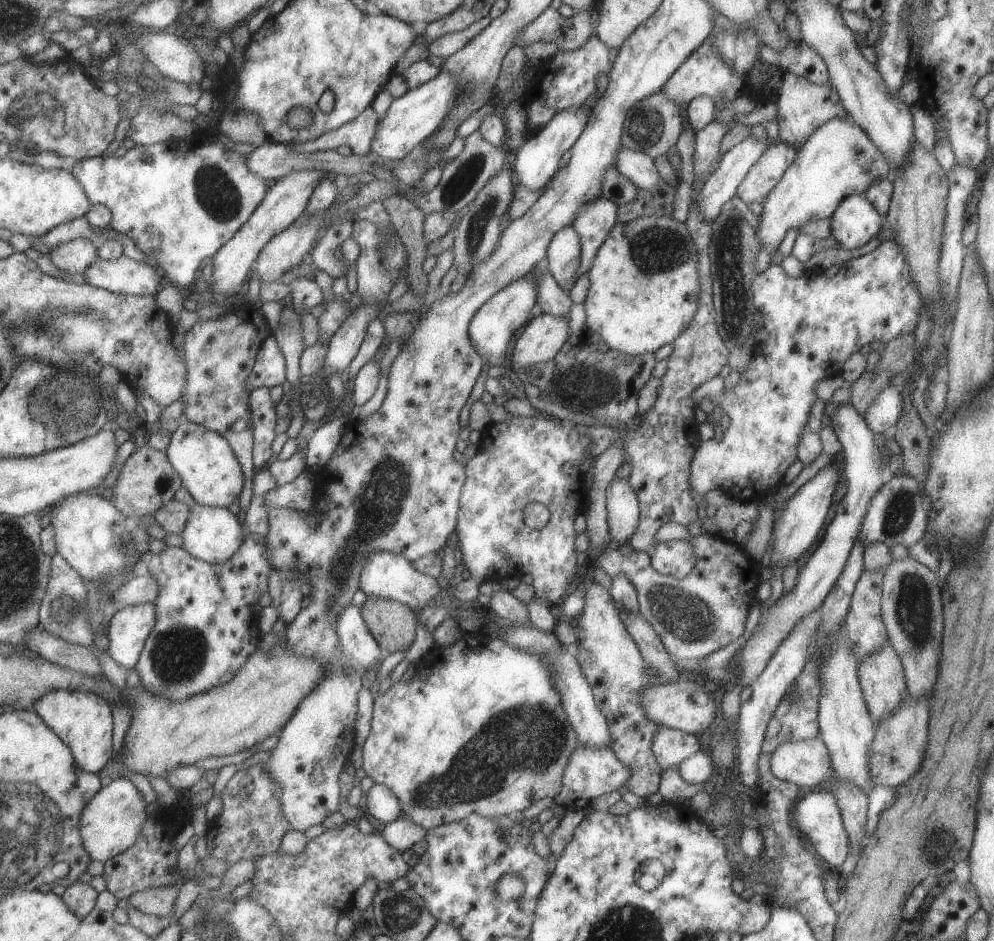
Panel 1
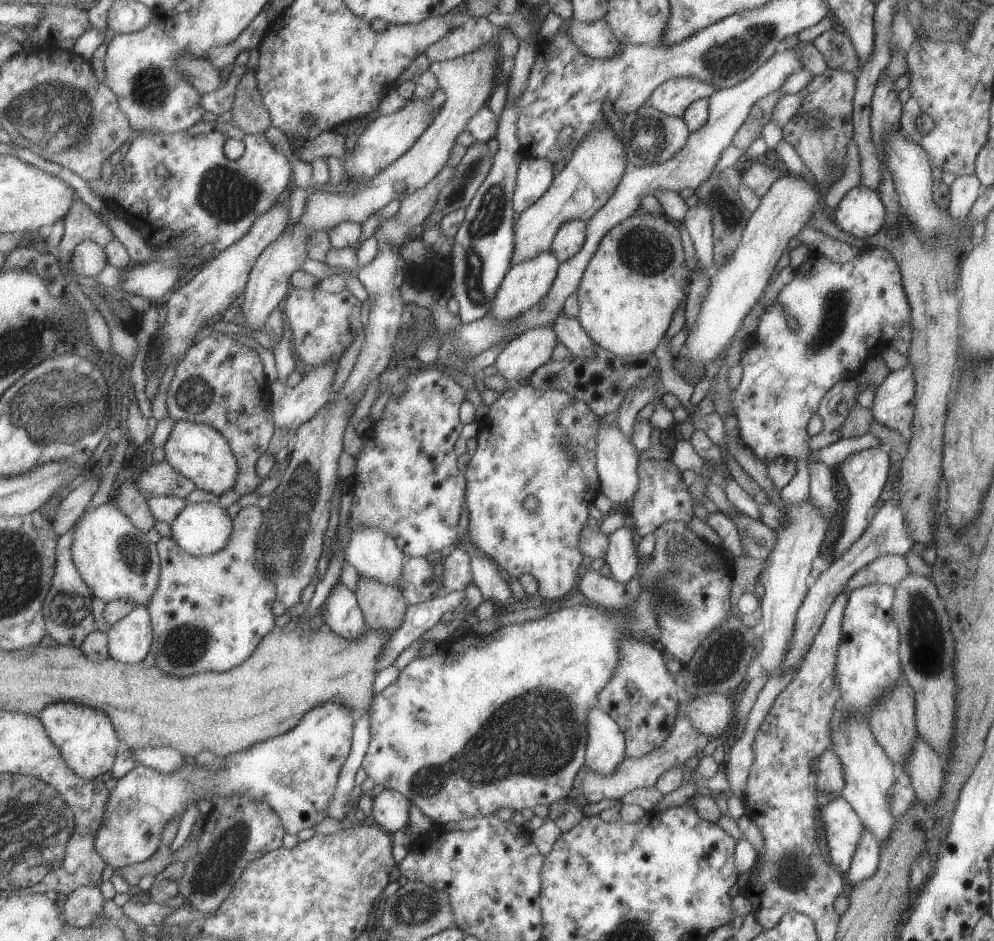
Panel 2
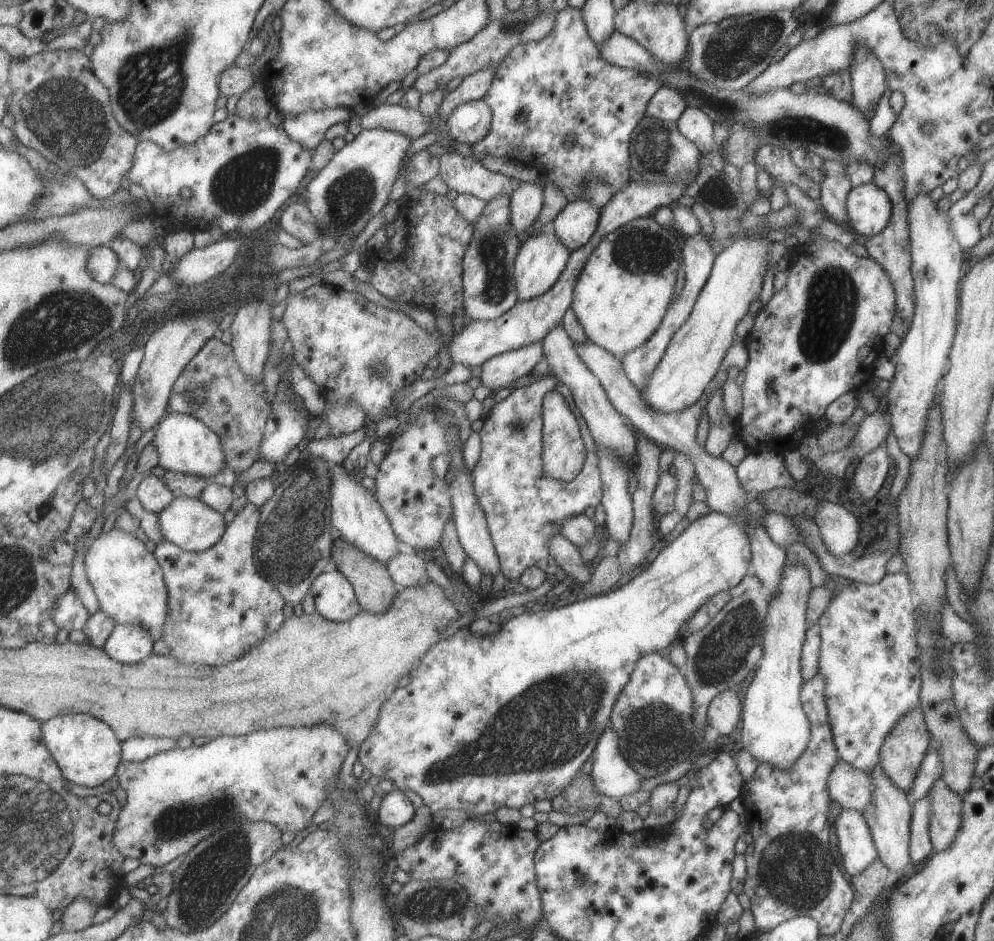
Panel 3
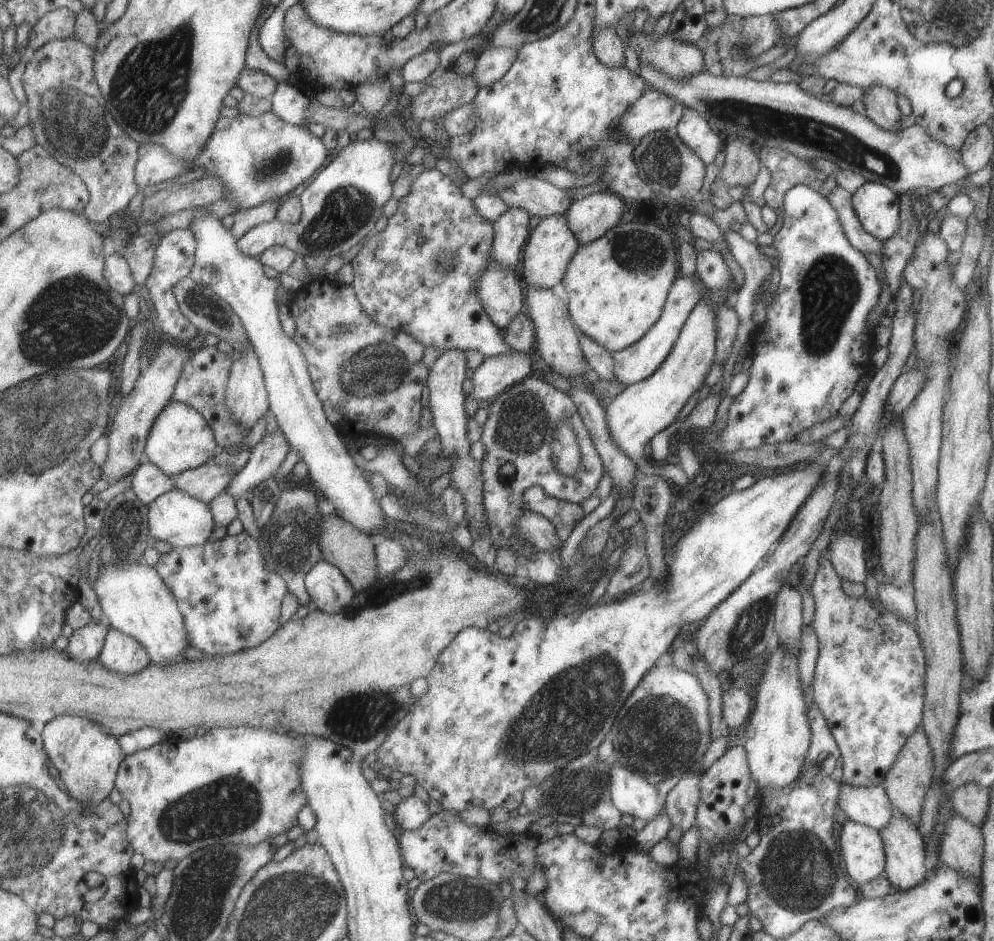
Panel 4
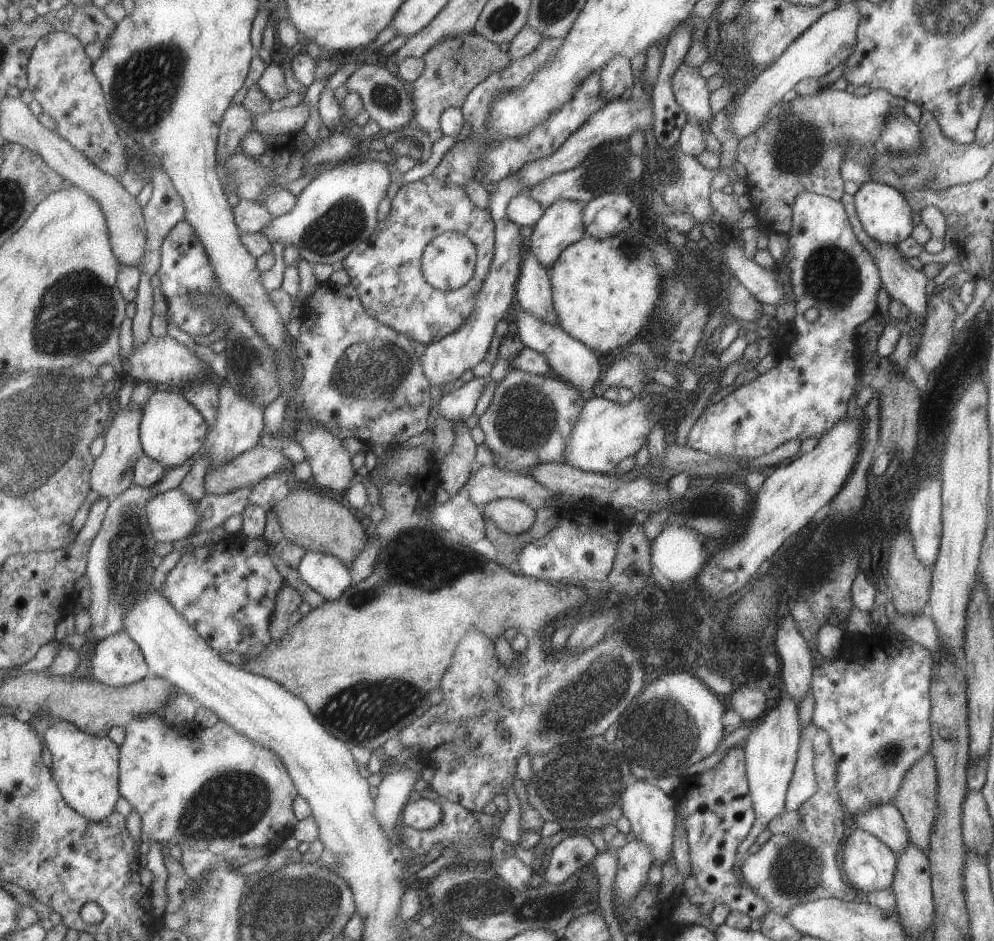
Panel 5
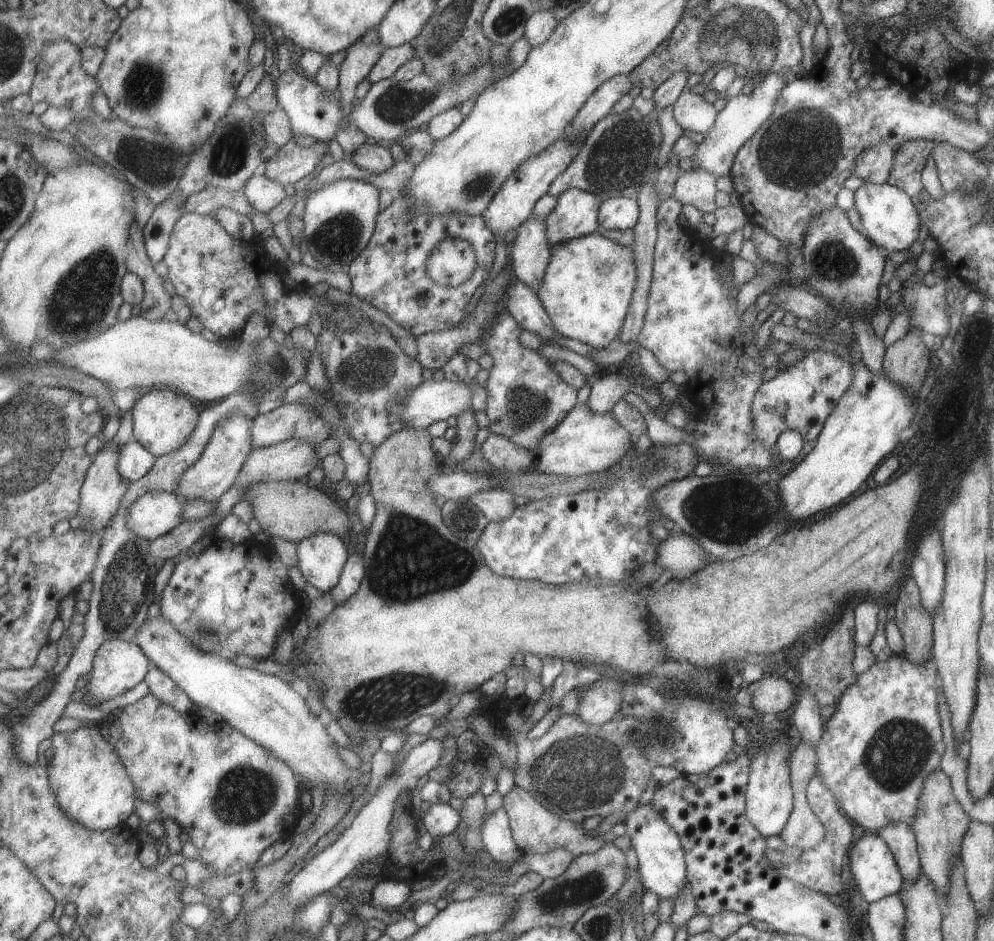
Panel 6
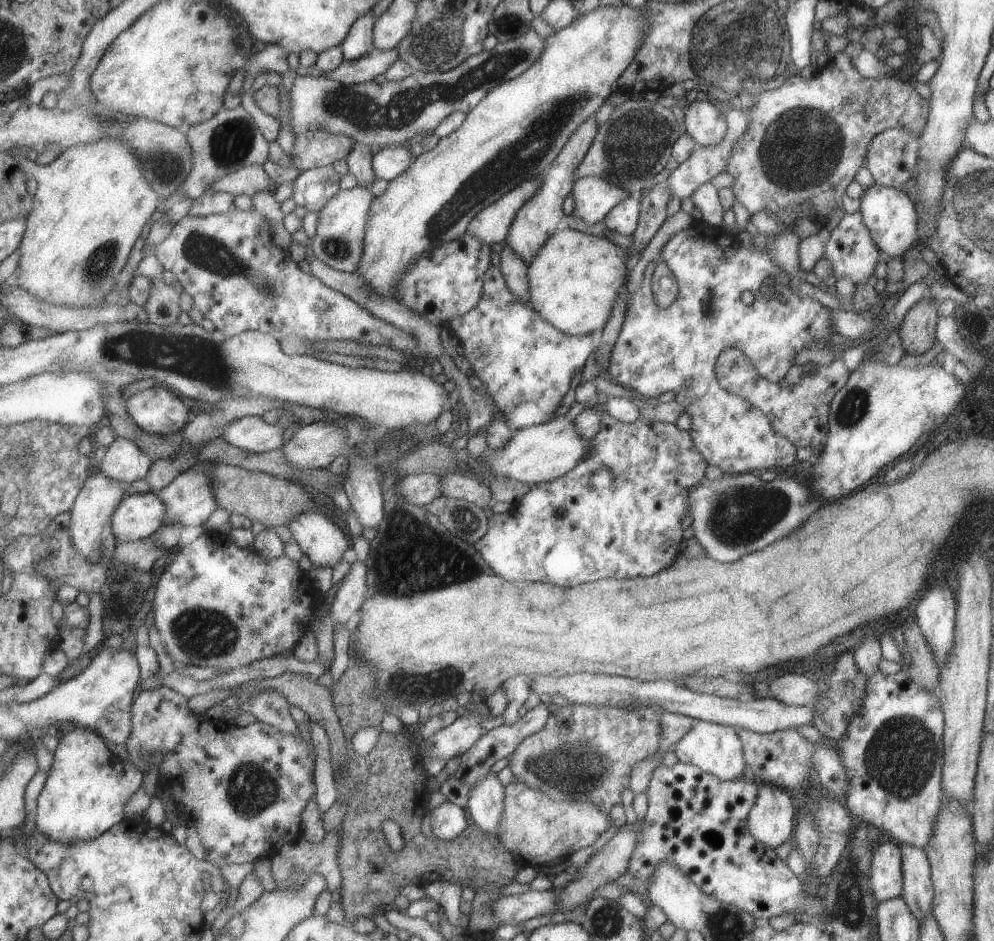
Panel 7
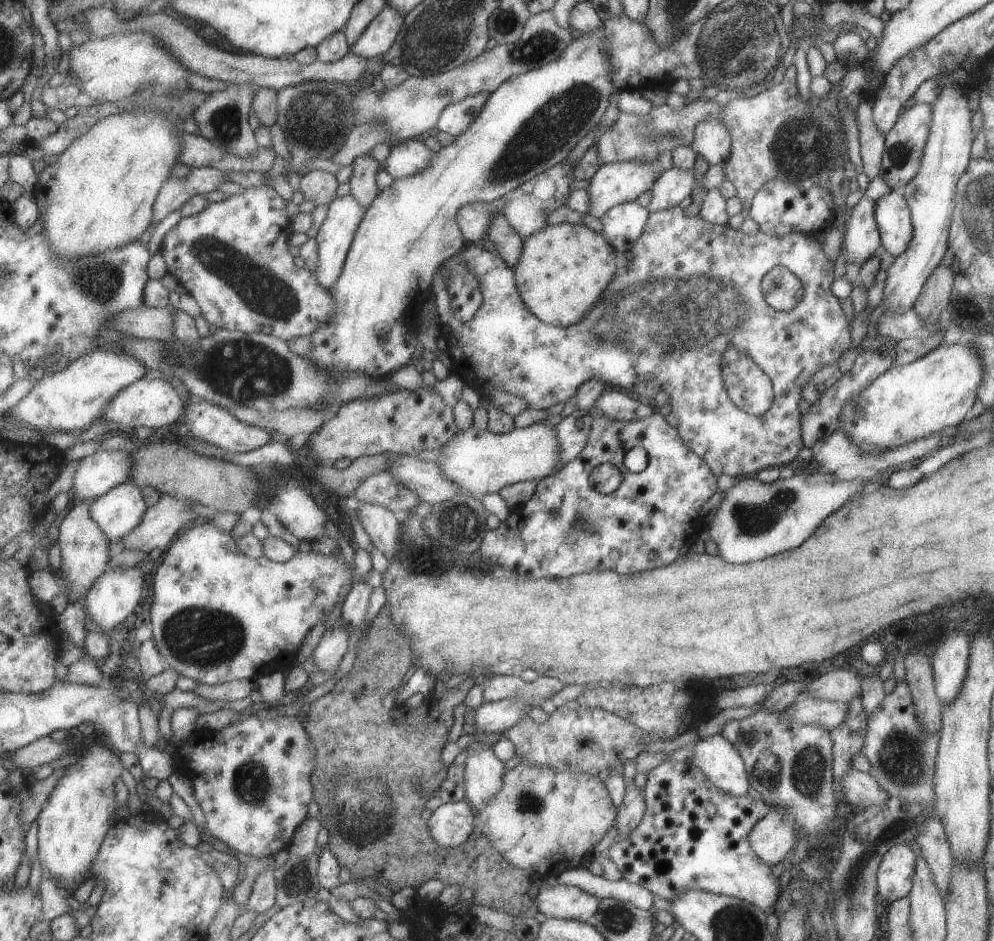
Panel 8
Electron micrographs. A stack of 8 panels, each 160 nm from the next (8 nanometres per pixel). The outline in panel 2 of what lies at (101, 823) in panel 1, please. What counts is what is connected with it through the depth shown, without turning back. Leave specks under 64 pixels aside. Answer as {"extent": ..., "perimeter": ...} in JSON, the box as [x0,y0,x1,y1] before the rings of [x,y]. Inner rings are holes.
{"extent":[96,702,355,870],"perimeter":[[[338,702],[319,704],[309,710],[293,729],[257,743],[250,749],[239,751],[225,769],[214,773],[207,772],[205,768],[195,764],[186,764],[180,773],[163,774],[139,763],[129,774],[117,780],[115,788],[110,792],[102,828],[96,838],[99,854],[106,860],[106,864],[115,870],[149,860],[161,844],[161,832],[167,820],[171,820],[175,815],[181,817],[189,804],[202,800],[195,796],[202,792],[206,792],[206,800],[213,803],[219,797],[242,797],[249,793],[256,801],[271,805],[271,810],[278,814],[287,833],[296,835],[305,828],[312,828],[326,817],[330,798],[334,796],[336,789],[339,769],[350,751],[355,717],[348,706],[340,705]]]}

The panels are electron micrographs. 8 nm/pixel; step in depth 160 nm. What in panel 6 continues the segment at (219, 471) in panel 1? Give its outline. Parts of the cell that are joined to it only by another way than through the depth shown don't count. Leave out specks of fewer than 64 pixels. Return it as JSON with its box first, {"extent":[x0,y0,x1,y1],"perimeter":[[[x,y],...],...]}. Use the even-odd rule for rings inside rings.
{"extent":[133,387,200,457],"perimeter":[[[169,387],[143,390],[142,396],[134,404],[133,438],[147,447],[156,457],[179,450],[192,435],[200,422],[199,410],[195,402],[183,393]]]}

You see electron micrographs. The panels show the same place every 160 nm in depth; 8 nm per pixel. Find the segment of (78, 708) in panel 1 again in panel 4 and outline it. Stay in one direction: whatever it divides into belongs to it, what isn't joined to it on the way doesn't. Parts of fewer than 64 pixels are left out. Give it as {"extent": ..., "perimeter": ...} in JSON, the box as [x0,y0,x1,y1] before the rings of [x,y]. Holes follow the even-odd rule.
{"extent":[42,715,127,809],"perimeter":[[[73,715],[58,716],[46,723],[42,735],[52,764],[60,773],[62,785],[69,794],[80,800],[87,809],[105,801],[116,788],[116,778],[127,755],[118,737],[89,717]]]}

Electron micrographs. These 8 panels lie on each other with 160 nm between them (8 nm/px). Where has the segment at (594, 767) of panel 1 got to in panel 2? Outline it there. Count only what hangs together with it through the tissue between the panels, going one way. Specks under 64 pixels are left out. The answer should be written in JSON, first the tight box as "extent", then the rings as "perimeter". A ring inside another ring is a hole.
{"extent":[572,712,699,803],"perimeter":[[[679,712],[669,736],[659,748],[650,750],[649,753],[642,757],[624,756],[616,770],[612,773],[607,773],[606,776],[590,771],[589,767],[582,766],[573,777],[572,788],[577,789],[587,803],[596,803],[599,800],[603,800],[603,798],[609,798],[609,800],[620,799],[624,794],[635,790],[635,788],[654,786],[659,775],[671,765],[682,766],[692,755],[699,756],[696,752],[698,736],[698,732],[690,725],[689,719]]]}

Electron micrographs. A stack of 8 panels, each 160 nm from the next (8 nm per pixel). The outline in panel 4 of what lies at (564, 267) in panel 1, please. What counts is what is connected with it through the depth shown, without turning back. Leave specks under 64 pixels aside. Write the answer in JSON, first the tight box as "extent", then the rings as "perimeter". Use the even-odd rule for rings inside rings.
{"extent":[563,191,627,245],"perimeter":[[[599,191],[570,202],[563,216],[578,244],[584,245],[618,224],[627,206],[618,196]]]}

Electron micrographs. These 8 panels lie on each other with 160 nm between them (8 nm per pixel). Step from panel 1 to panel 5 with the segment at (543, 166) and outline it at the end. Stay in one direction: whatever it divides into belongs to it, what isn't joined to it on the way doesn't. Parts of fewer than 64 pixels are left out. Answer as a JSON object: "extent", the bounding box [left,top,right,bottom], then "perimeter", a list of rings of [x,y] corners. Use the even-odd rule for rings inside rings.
{"extent":[419,214,525,395],"perimeter":[[[506,214],[495,215],[495,218],[492,219],[494,222],[493,254],[487,276],[484,278],[476,298],[475,308],[455,332],[428,344],[423,356],[419,358],[422,371],[430,386],[439,388],[442,395],[447,393],[443,390],[446,383],[457,380],[465,370],[471,369],[485,358],[495,324],[502,318],[503,313],[515,305],[514,290],[519,276],[525,241],[519,235],[520,226],[511,222]]]}

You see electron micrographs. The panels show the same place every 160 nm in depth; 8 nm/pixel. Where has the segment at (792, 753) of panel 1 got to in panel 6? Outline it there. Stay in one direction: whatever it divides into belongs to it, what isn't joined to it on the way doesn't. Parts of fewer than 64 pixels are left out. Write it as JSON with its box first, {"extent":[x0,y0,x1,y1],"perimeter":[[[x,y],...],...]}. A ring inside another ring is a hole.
{"extent":[876,821,921,881],"perimeter":[[[899,821],[886,824],[876,830],[891,851],[903,881],[914,881],[921,872],[915,834],[909,824]]]}

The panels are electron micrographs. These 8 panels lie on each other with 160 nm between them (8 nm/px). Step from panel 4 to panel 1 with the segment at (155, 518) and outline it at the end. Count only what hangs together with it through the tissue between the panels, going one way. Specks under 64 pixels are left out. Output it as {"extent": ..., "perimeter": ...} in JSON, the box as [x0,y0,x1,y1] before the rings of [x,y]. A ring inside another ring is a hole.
{"extent":[181,503,246,564],"perimeter":[[[197,503],[190,512],[190,517],[181,535],[183,546],[197,558],[211,564],[223,564],[231,560],[243,546],[246,534],[239,518],[227,507],[214,507]]]}

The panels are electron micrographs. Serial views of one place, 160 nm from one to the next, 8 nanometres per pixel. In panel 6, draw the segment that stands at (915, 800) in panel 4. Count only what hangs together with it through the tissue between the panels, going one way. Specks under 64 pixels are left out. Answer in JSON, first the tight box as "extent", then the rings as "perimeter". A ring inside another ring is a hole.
{"extent":[908,769,970,896],"perimeter":[[[941,769],[926,776],[916,805],[914,819],[908,824],[915,834],[920,872],[932,882],[939,896],[944,896],[950,886],[950,864],[960,856],[960,844],[970,819],[953,797],[949,778]]]}

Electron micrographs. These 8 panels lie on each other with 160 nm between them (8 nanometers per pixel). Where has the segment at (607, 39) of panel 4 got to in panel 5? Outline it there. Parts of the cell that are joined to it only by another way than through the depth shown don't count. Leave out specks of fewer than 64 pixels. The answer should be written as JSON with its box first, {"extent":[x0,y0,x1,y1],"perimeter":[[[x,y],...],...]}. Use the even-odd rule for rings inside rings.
{"extent":[600,55,635,101],"perimeter":[[[623,55],[611,57],[600,68],[600,89],[610,101],[619,98],[625,89],[633,86],[635,78],[629,67],[629,59]]]}

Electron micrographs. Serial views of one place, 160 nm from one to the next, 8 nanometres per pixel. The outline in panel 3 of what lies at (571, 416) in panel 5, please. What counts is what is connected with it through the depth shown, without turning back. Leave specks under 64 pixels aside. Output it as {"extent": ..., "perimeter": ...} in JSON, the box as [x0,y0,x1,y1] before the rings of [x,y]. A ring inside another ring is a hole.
{"extent":[470,374,602,586],"perimeter":[[[553,374],[532,380],[526,387],[513,388],[506,398],[490,408],[477,433],[481,448],[470,472],[472,489],[485,517],[500,573],[508,580],[517,580],[523,570],[535,567],[543,571],[545,578],[553,578],[555,586],[566,574],[549,554],[549,539],[559,534],[559,523],[583,513],[587,506],[597,506],[602,497],[596,442],[575,406],[571,391]],[[549,391],[559,392],[570,406],[586,448],[582,469],[567,482],[547,476],[542,467],[542,400]]]}

